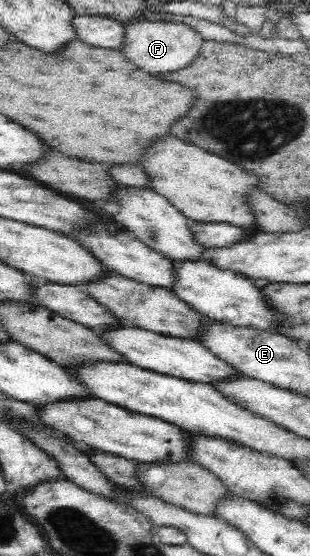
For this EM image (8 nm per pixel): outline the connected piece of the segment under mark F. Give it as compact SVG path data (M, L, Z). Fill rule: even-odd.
M144 19L124 25L124 41L120 52L137 67L149 74L176 72L184 69L195 59L204 43L204 37L190 25L180 21Z

